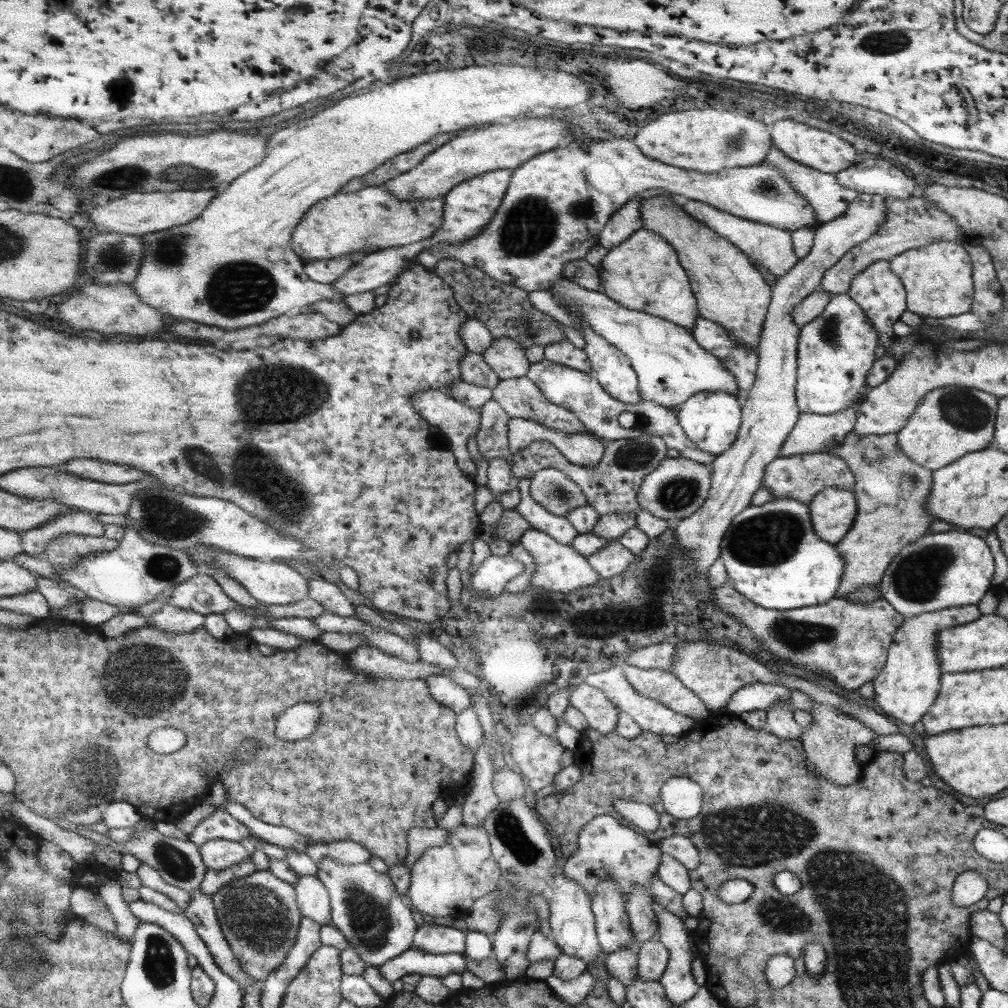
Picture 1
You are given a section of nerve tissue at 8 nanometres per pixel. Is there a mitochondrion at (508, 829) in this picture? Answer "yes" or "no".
yes

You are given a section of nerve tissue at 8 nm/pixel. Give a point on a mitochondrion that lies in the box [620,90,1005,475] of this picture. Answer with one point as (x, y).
(963, 409)

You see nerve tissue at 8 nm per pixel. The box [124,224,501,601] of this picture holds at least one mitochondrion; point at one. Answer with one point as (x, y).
(292, 387)

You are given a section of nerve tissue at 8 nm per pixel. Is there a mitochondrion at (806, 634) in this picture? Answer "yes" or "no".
yes

